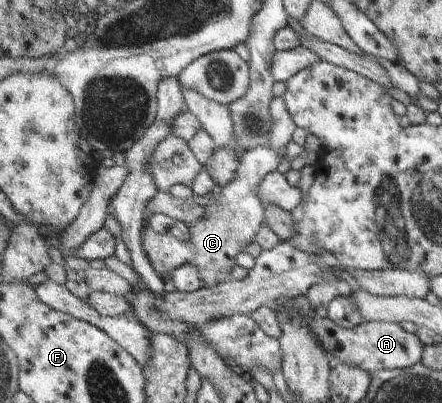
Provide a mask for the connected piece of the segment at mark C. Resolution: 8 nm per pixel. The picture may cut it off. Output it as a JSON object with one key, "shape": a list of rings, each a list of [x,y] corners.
{"shape":[[[266,146],[248,150],[241,157],[242,165],[236,173],[236,179],[228,183],[226,187],[220,187],[216,203],[204,205],[206,213],[200,223],[188,225],[190,239],[180,241],[172,235],[156,233],[150,226],[144,225],[142,229],[142,247],[146,249],[148,257],[154,265],[163,263],[164,267],[175,270],[190,263],[198,269],[204,287],[216,287],[220,283],[232,280],[232,267],[236,265],[236,257],[244,252],[244,249],[255,241],[258,231],[267,223],[266,208],[258,197],[258,185],[262,179],[278,169],[280,162],[285,160],[284,153],[278,153]]]}

